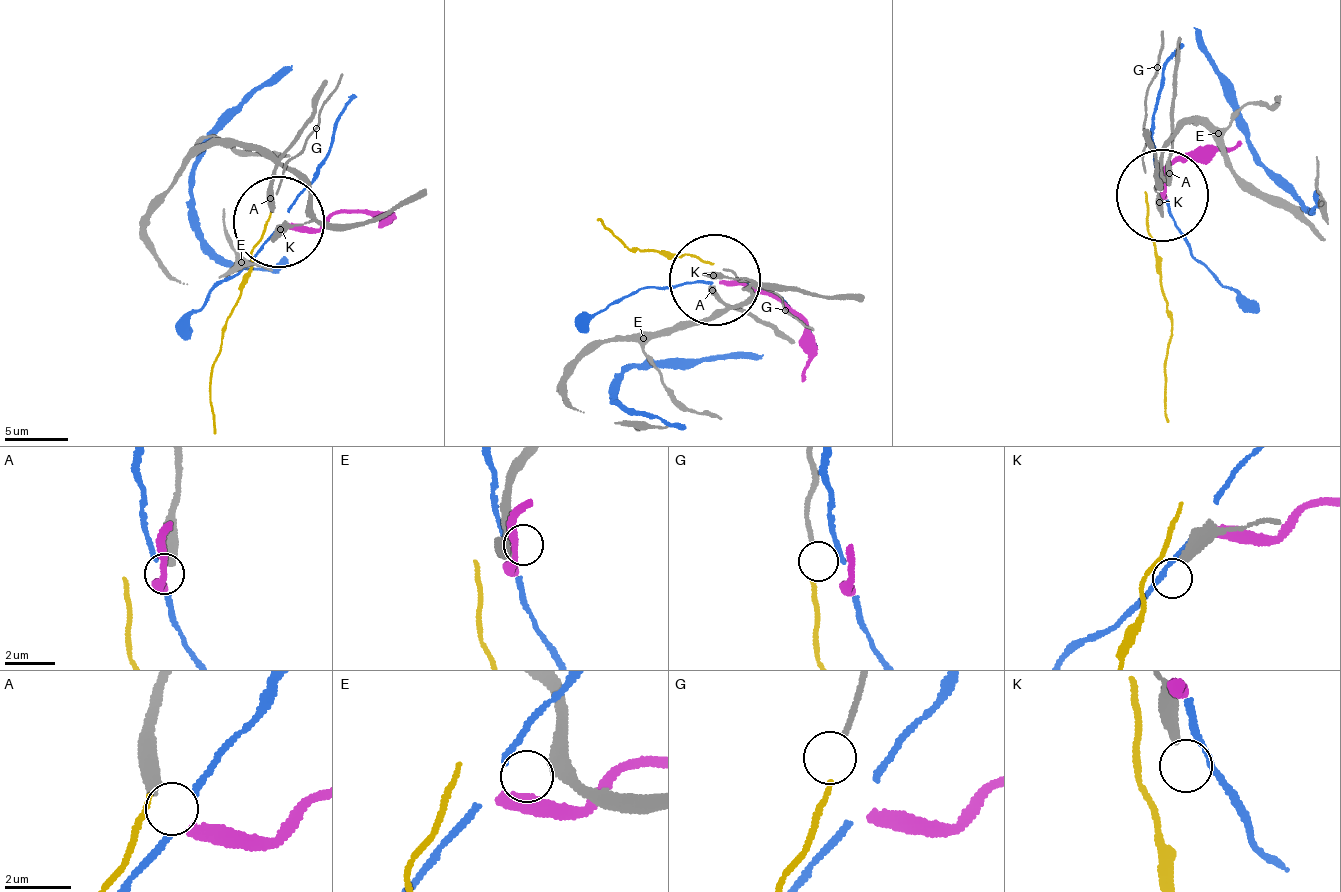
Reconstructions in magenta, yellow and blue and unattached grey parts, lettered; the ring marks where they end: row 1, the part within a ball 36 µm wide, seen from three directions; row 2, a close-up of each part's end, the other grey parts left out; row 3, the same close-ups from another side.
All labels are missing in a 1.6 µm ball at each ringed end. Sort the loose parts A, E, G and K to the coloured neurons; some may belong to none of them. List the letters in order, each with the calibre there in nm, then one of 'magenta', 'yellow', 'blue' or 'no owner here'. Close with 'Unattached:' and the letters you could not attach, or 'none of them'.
A: 420 nm | magenta
E: 340 nm | no owner here
G: 150 nm | yellow
K: 360 nm | no owner here
Unattached: E, K

